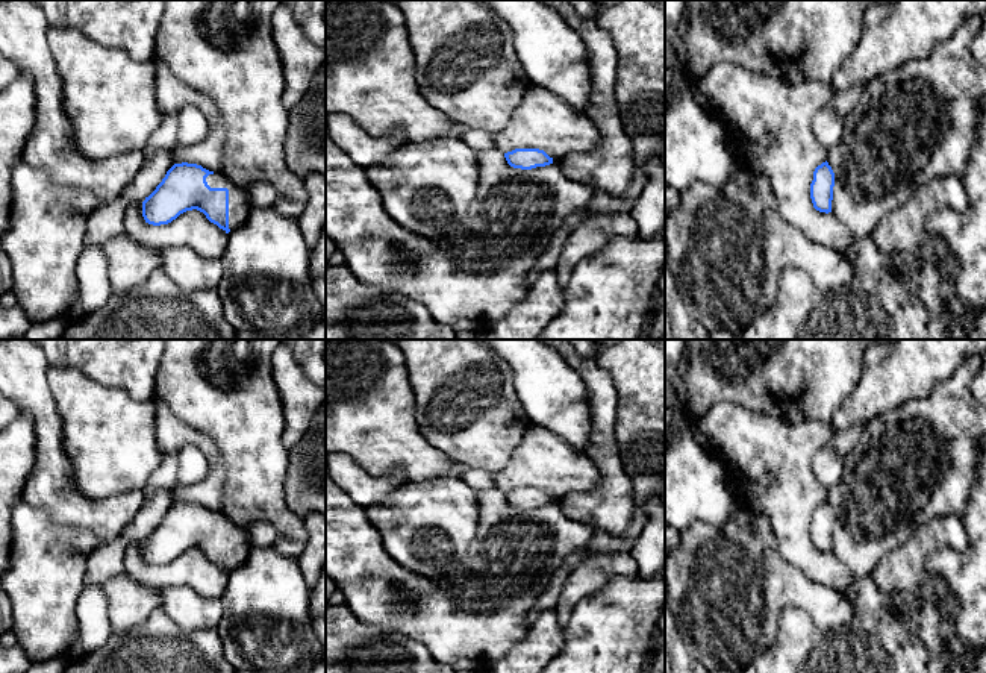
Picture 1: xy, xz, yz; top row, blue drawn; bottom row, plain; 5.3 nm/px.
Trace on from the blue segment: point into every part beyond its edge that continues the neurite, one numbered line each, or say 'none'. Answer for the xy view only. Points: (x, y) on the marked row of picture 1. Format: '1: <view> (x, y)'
1: xy (240, 208)

